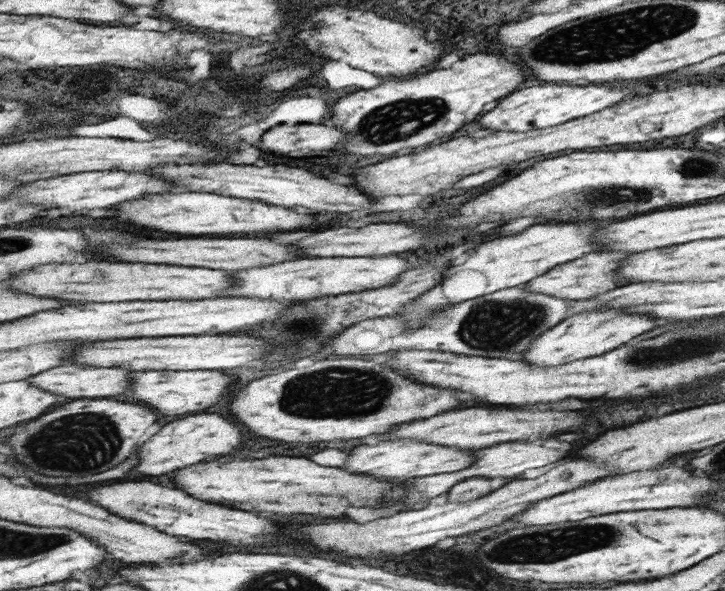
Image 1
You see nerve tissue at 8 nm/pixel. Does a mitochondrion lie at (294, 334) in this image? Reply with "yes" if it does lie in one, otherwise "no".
yes

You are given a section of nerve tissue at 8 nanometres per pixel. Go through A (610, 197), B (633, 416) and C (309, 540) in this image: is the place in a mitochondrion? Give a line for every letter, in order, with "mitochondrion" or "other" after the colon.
A: mitochondrion
B: other
C: other

